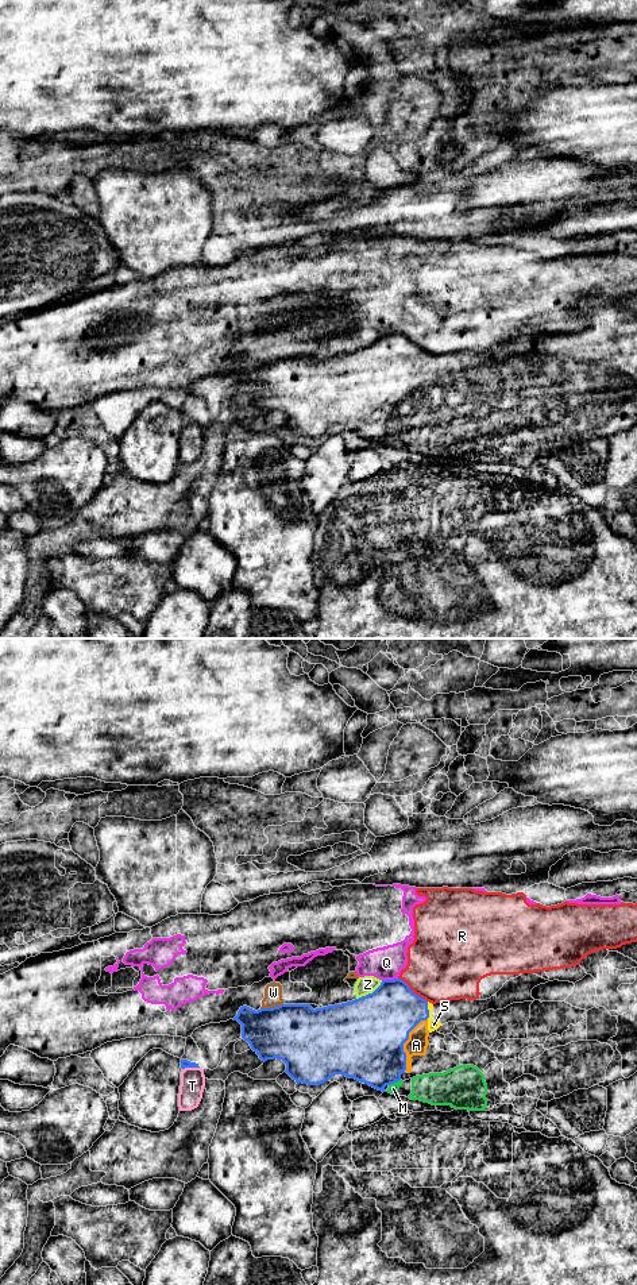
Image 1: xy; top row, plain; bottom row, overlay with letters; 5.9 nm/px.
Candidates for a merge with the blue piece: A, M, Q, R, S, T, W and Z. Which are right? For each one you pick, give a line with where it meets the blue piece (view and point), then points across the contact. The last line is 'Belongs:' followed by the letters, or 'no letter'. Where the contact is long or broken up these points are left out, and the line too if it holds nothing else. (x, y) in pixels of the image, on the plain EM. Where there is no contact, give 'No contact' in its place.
A: Touches blue at xy (405, 393)
M: Touches blue at xy (394, 433)
S: Touches blue at xy (428, 362)
Belongs: A, M, S

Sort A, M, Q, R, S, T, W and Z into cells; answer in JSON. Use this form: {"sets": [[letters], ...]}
{"sets": [["A", "M", "S"], ["Q", "R", "W", "Z"], ["T"]]}

